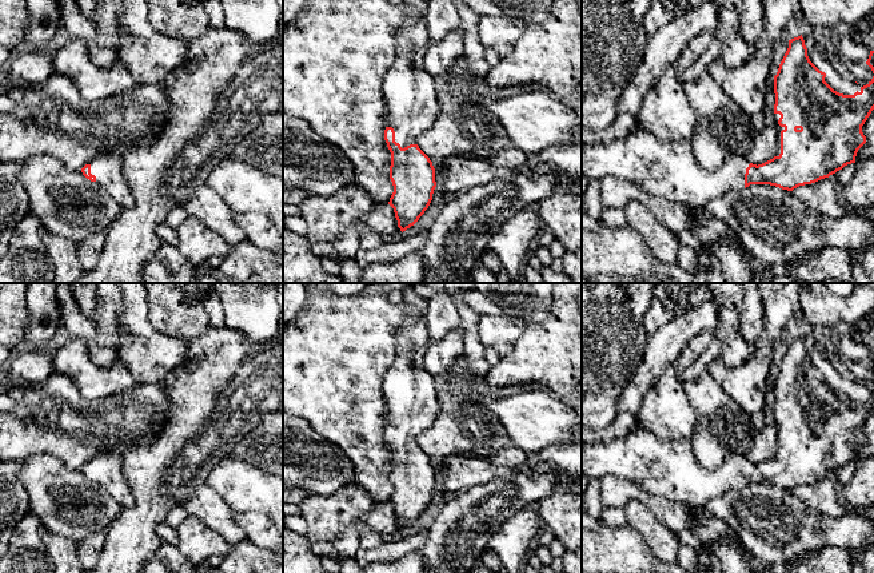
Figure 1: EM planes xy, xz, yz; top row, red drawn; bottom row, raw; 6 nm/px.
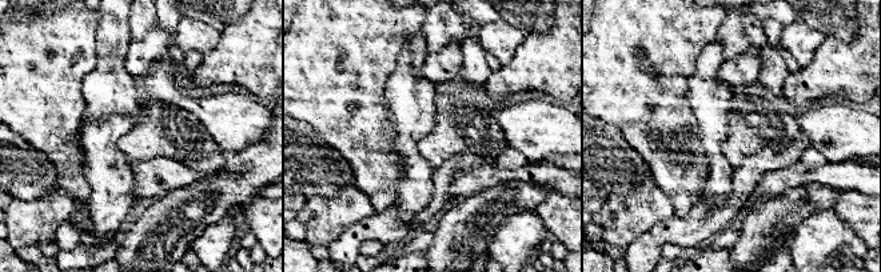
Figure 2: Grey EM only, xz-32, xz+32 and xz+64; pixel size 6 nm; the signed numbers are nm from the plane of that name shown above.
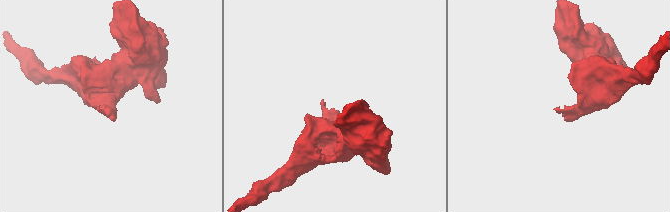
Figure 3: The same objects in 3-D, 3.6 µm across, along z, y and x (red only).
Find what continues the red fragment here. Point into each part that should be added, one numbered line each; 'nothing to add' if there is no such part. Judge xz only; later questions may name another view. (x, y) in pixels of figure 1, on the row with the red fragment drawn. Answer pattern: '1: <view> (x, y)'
1: xz (410, 91)

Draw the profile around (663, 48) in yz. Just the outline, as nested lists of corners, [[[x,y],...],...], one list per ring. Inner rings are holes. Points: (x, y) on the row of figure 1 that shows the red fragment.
[[[706,0],[648,36],[643,60],[618,100],[620,115],[639,114],[644,96],[667,68],[675,67],[689,41],[705,31],[715,31],[718,9],[715,0]]]

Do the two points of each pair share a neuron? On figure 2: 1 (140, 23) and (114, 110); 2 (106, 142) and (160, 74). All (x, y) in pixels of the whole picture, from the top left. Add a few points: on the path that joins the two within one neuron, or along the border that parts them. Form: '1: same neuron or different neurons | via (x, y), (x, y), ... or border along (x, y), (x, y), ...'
1: different neurons | border along (128, 14), (128, 36), (131, 39)
2: different neurons | border along (139, 84), (142, 92)

